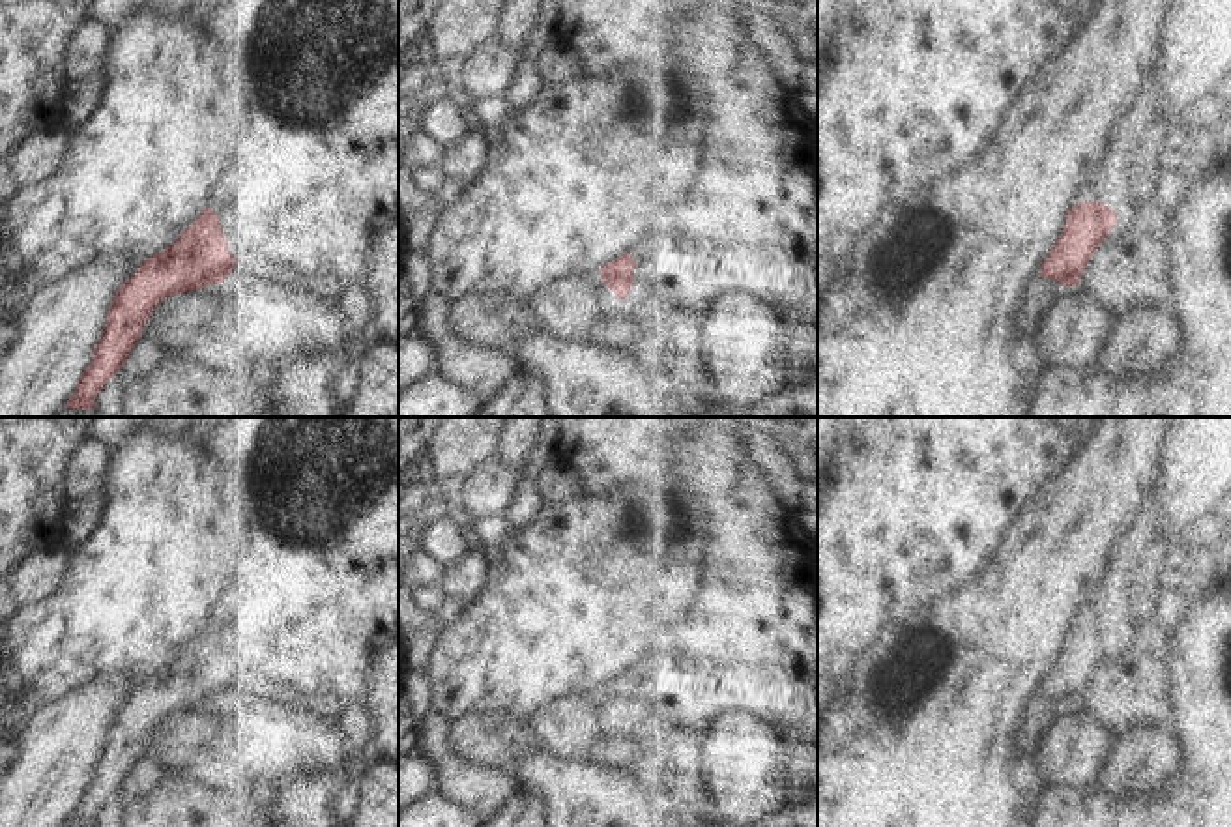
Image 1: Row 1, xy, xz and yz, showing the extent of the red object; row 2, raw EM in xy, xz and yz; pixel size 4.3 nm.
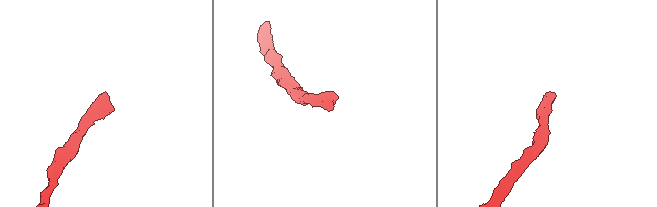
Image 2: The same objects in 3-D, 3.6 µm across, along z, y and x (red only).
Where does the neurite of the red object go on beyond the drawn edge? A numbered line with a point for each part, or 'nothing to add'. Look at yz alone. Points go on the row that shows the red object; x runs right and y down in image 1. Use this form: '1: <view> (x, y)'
1: yz (1114, 184)

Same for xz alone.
1: xz (751, 225)

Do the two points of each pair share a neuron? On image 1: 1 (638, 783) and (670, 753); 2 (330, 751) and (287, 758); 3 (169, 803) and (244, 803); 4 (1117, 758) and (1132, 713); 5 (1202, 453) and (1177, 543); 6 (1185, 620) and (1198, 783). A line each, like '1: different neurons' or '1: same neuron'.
1: different neurons
2: same neuron
3: same neuron
4: different neurons
5: same neuron
6: same neuron

